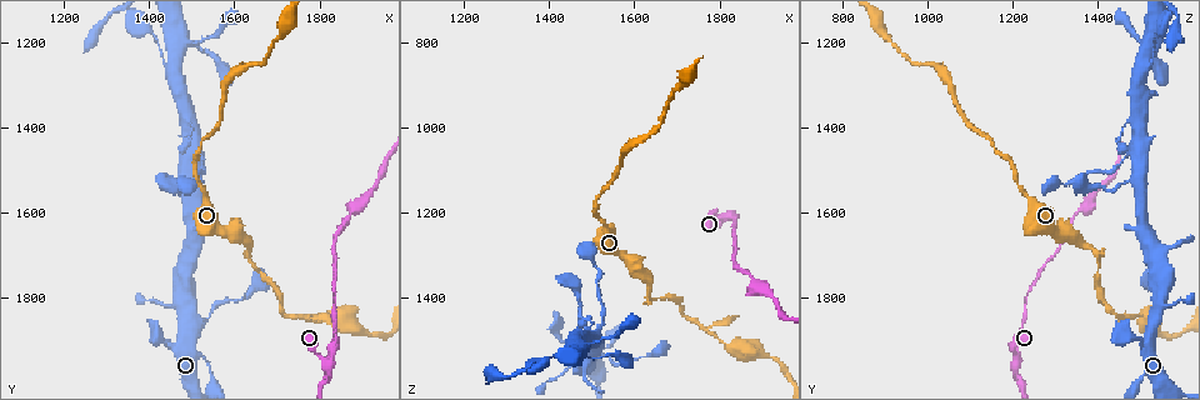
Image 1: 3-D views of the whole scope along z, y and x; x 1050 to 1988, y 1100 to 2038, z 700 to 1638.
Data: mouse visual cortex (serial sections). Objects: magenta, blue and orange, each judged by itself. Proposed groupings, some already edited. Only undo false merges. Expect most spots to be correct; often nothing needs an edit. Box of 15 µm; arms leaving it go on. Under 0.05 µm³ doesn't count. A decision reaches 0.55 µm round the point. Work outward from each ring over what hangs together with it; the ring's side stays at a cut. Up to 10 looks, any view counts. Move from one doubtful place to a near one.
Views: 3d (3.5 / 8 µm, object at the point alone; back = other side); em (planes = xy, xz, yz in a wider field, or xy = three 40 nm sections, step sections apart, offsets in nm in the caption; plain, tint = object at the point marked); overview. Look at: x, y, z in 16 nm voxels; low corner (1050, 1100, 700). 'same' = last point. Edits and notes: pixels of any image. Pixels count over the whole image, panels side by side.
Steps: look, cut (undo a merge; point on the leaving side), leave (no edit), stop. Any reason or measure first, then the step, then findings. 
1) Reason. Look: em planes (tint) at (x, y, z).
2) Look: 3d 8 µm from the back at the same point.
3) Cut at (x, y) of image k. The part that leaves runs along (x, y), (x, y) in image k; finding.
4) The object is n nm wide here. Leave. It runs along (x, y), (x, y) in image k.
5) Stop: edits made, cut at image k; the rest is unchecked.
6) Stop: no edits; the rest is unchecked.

Thin arm on a thick one. Look: 3d 3.5 µm at (1515, 1455, 1485).

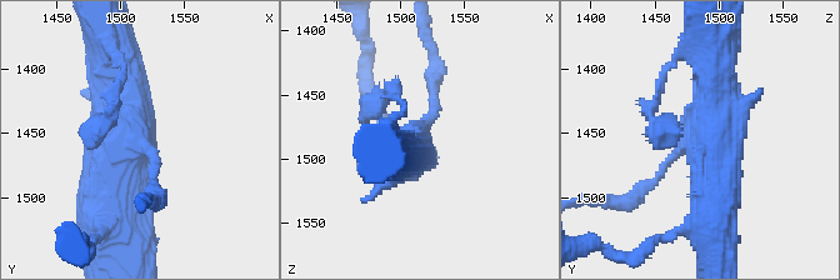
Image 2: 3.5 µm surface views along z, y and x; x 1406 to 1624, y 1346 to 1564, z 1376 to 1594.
Look: em xy step 2 (tint) at (1514, 1460, 1482).

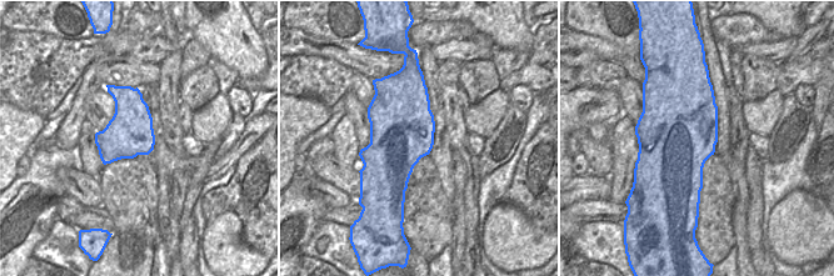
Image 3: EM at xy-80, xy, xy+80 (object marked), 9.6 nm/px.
Leave. All the same cell.

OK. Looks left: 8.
Thick turns thin. Look: 3d 3.5 µm at (1760, 1845, 1480).

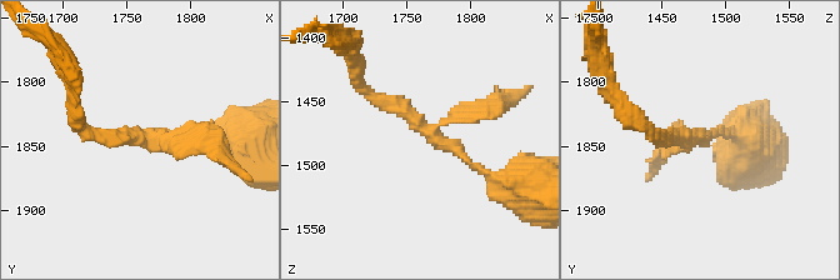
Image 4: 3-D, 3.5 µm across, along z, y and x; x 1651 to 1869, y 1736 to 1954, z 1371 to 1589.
Shape alone is not enough. Look: em xy step 2 (tint) at (1766, 1844, 1476).

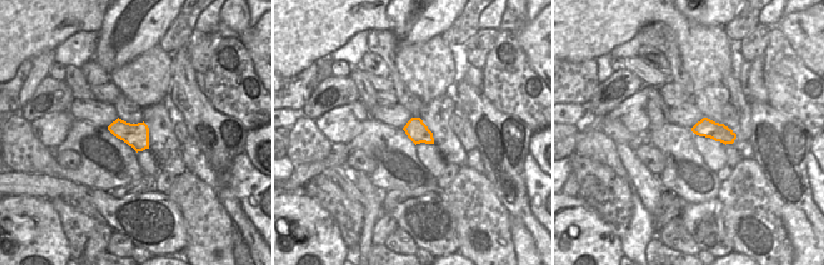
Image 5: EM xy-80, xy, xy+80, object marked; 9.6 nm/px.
Leave. One cell here.

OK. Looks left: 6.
Sudden change in width. Look: 3d 3.5 µm at (1900, 1875, 1530).

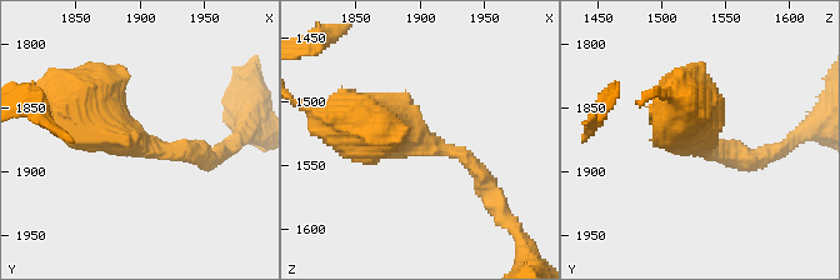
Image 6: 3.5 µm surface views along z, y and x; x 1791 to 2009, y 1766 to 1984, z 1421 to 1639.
The arms are 200, 700 nm wide; now the EM. Look: em xy step 3 (tint) at (1896, 1876, 1526).

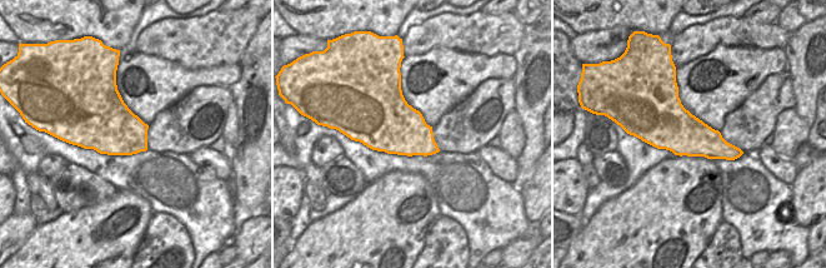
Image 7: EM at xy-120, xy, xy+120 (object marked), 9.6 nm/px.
Leave. It runs along (348, 121), (455, 150), (481, 176) in image 6; all the same cell.

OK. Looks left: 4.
Abrupt turn. Look: 3d 3.5 µm at (1810, 1945, 1210).

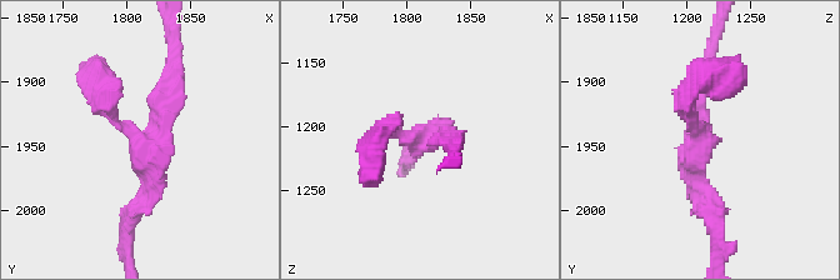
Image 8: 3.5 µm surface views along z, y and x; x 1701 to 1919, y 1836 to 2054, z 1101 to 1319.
Now the EM. Look: em xy step 2 (tint) at (1816, 1944, 1212).

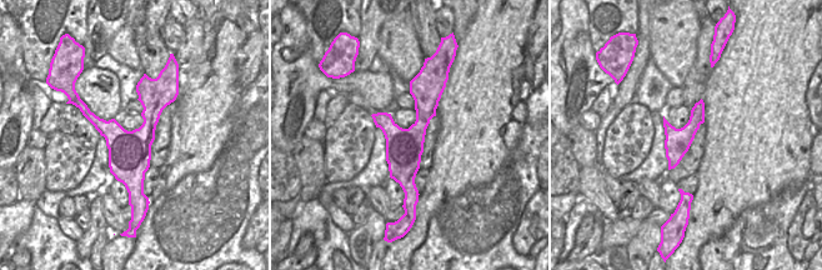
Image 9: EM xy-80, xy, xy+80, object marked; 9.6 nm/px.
Another direction. Look: em planes (tint) at the same point.

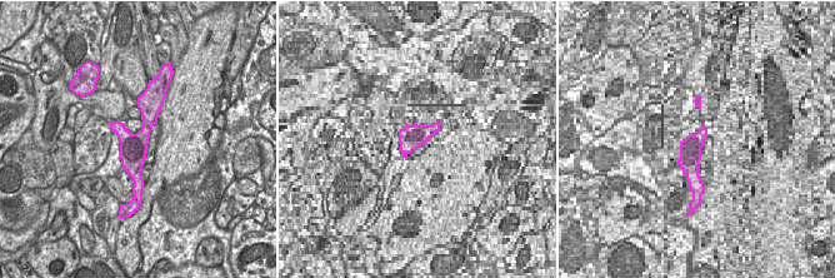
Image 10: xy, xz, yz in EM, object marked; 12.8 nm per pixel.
The arms are 150, 150, 250 nm wide. Leave. It runs along (141, 100), (146, 129), (135, 145), (136, 180) in image 10; continuous, no second cell.

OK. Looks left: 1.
Stop: no edits; the rest is unchecked.

